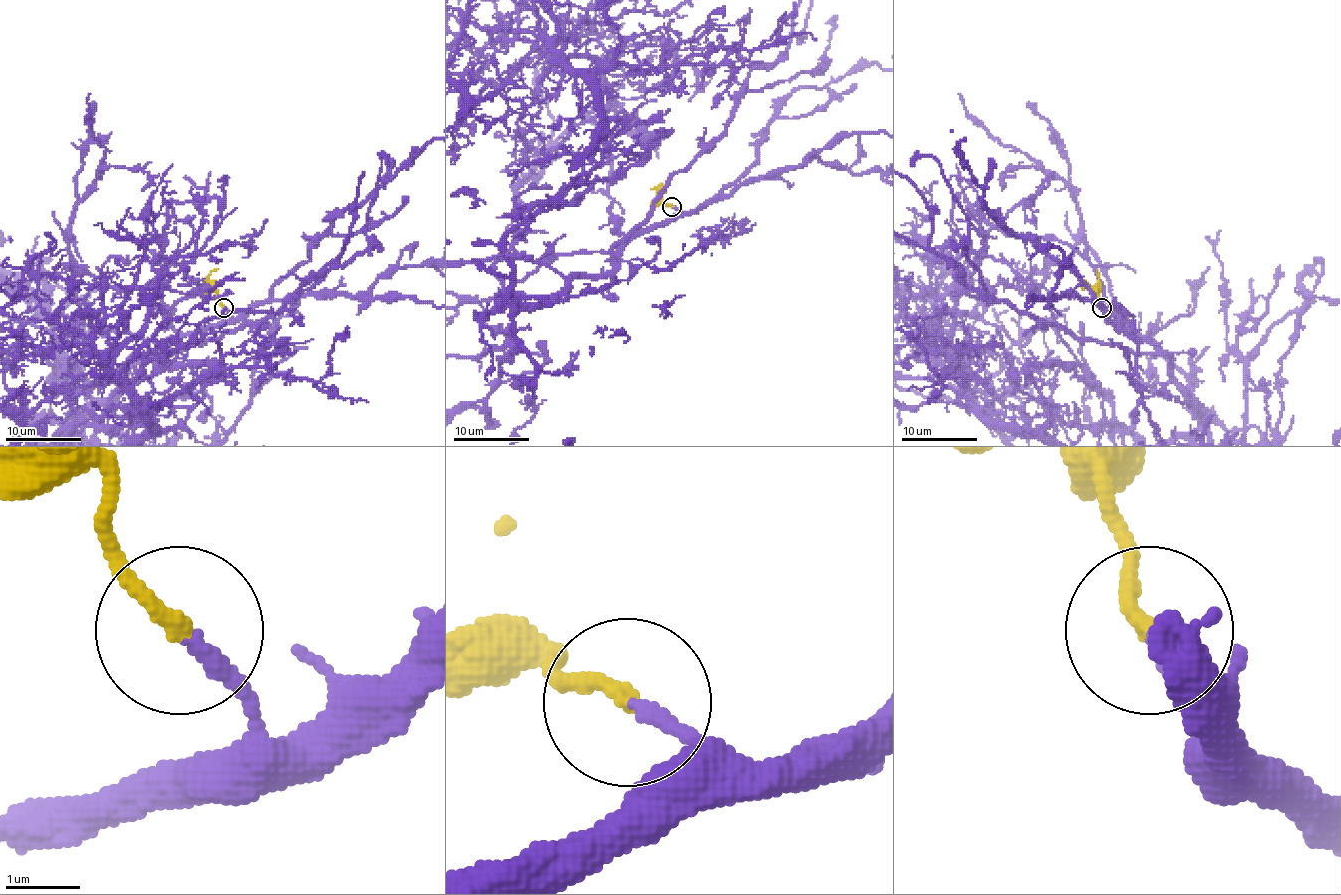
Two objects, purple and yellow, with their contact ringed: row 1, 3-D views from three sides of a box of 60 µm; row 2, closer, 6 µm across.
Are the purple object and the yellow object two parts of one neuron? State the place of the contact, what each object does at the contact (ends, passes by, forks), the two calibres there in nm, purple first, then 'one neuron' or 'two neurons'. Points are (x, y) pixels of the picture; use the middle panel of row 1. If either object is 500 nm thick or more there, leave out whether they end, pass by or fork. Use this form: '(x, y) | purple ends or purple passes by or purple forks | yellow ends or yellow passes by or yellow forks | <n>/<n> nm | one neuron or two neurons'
(672, 206) | purple ends | yellow ends | 200/240 nm | one neuron

